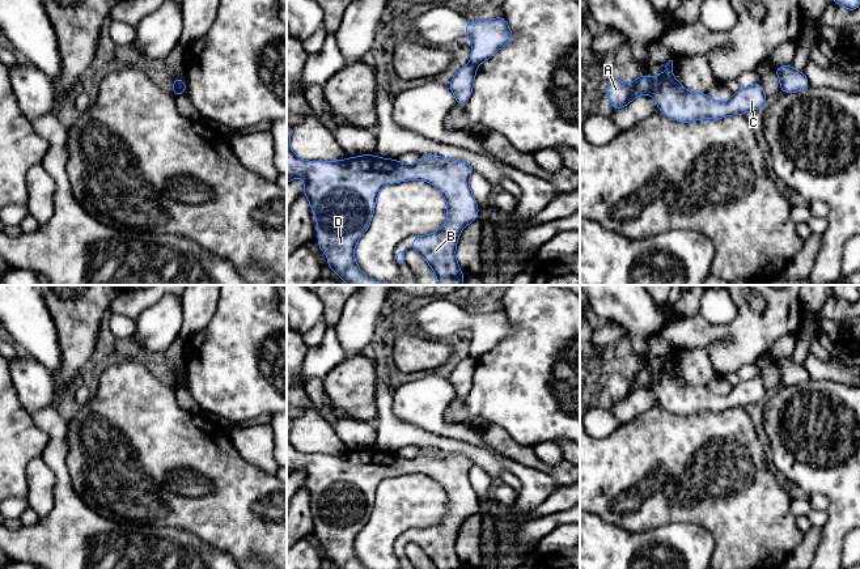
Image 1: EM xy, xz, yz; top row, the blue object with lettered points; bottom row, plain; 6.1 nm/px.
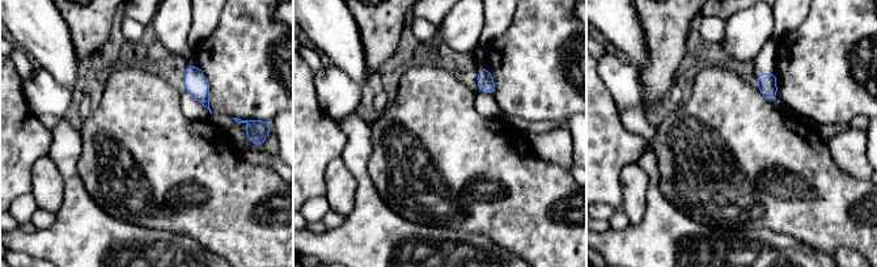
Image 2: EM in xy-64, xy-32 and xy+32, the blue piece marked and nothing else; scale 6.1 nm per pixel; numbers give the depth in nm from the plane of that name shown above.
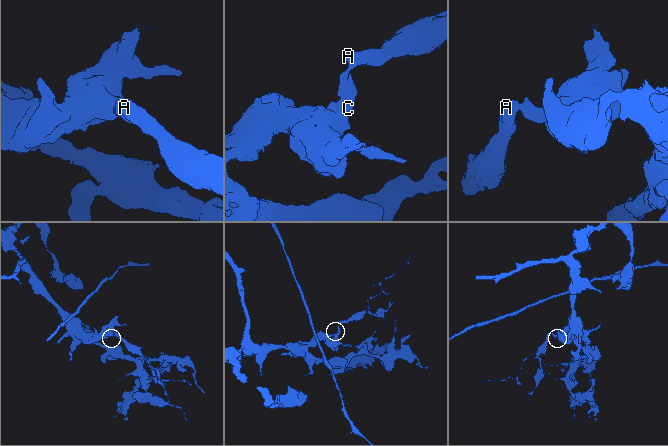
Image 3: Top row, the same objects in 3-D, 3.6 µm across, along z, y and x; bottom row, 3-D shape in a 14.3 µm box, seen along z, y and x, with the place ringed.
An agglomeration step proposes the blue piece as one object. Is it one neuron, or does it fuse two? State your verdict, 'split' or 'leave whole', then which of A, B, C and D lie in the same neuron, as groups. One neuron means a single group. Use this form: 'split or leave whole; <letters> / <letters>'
split; A / B C D

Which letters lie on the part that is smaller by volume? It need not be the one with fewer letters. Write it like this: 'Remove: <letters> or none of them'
Remove: A

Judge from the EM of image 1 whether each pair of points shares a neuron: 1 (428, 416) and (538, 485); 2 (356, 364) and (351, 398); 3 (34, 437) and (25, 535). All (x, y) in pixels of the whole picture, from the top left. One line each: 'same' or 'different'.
1: different
2: same
3: different

